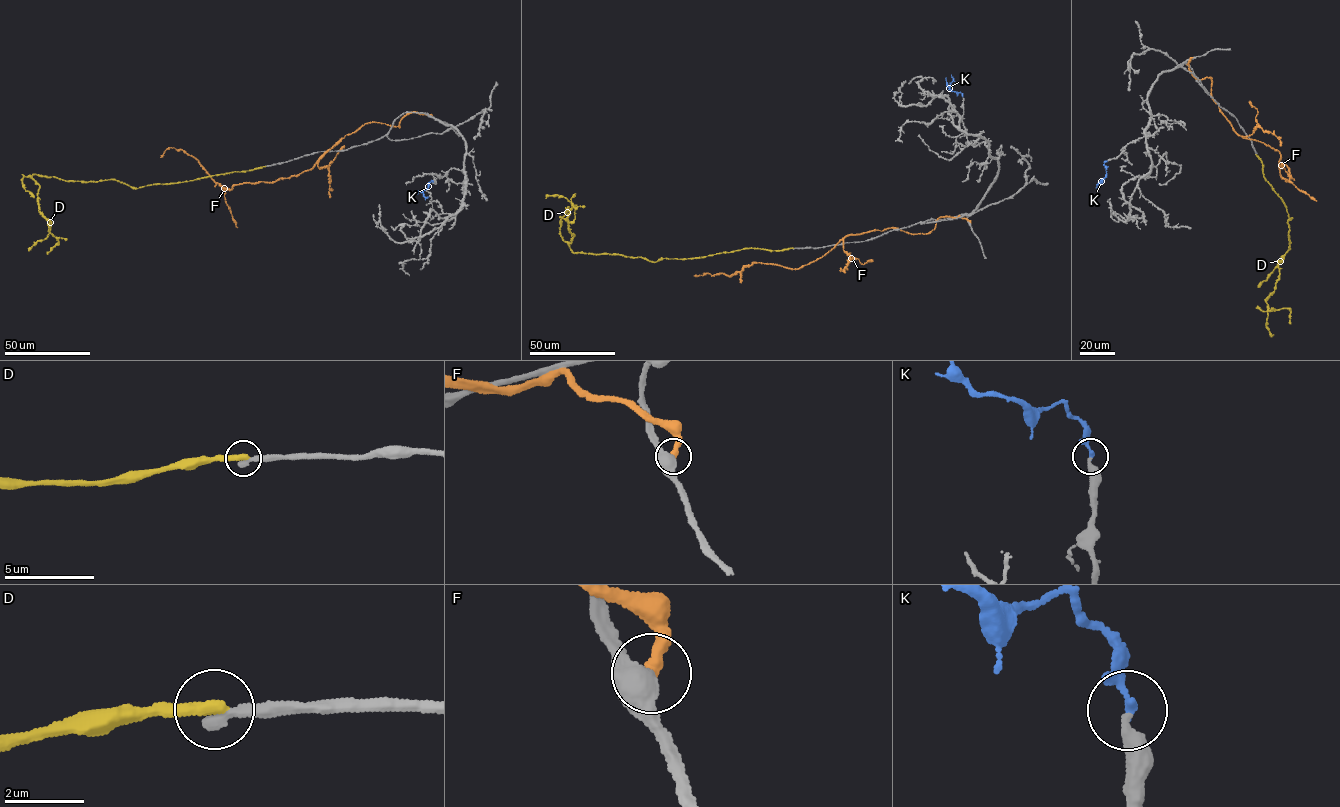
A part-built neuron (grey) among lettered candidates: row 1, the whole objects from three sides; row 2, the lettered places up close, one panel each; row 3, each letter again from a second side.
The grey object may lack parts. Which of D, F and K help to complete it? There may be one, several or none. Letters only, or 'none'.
K

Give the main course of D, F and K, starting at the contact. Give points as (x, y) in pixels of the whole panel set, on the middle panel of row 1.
D: (793, 248), (749, 248), (655, 262), (575, 253), (566, 218), (575, 205), (573, 221), (559, 216)
F: (970, 224), (942, 216), (925, 234), (893, 227), (848, 235), (799, 268), (753, 263), (731, 276), (694, 275)
K: (963, 97), (949, 88), (953, 80), (951, 75)

